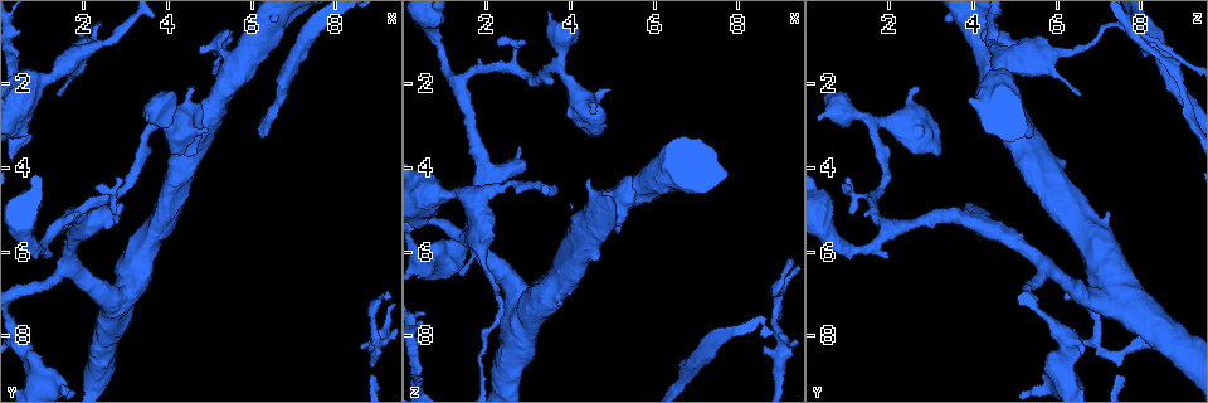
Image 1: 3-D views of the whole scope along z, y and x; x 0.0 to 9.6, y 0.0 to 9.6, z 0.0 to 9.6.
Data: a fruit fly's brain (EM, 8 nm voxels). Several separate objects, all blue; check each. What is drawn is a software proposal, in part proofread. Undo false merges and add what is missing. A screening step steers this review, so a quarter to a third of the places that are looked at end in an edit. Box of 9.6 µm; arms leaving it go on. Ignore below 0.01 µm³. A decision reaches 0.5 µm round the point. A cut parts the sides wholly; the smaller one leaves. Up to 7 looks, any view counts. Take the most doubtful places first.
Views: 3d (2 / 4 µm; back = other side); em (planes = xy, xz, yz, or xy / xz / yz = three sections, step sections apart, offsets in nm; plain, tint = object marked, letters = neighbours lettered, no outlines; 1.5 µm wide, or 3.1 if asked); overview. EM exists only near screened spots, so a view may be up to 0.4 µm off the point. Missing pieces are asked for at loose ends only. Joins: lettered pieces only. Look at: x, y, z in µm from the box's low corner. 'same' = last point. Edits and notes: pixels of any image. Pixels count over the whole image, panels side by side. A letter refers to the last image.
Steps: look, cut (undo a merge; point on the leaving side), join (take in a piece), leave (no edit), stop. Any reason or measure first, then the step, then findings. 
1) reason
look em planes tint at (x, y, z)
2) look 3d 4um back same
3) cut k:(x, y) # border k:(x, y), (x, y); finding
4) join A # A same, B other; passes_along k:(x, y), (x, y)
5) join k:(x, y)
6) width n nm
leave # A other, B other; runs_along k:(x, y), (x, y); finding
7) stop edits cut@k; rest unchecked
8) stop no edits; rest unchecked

stops while still wide
look 3d 4um back at (2.75, 5.30, 3.55)

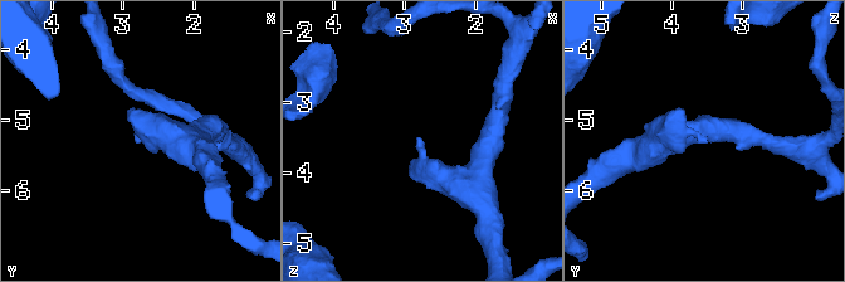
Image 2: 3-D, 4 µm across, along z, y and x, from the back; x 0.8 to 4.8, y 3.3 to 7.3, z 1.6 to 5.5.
look em planes letters at (2.80, 5.25, 3.50)

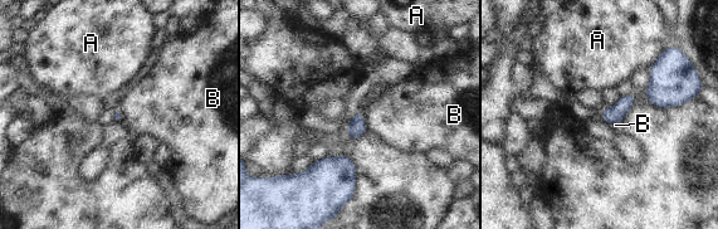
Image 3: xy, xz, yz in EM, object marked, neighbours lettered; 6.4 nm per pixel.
leave # A other, B other; border 3:(361, 112), (367, 131); no lettered piece goes on from it

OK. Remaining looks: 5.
two arms in line, one across
look em xz step 8 tint at (2.60, 4.65, 1.60)

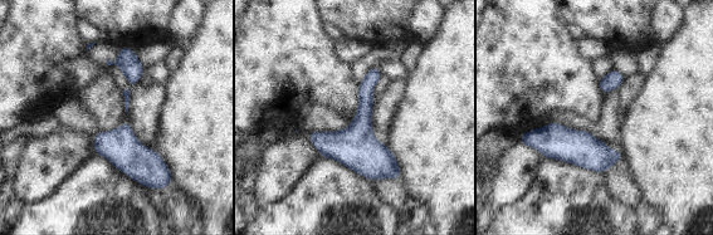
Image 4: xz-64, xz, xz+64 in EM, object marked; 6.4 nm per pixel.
another direction
look em planes letters same

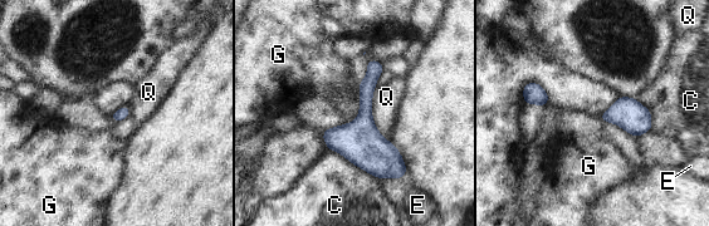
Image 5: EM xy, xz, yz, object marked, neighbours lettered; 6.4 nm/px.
leave # C other, E other, G other, Q other; border 5:(329, 150), (338, 151), (379, 178); continuous, no second neuron

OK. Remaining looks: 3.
abrupt turn
look em planes letters at (2.30, 0.55, 7.40)

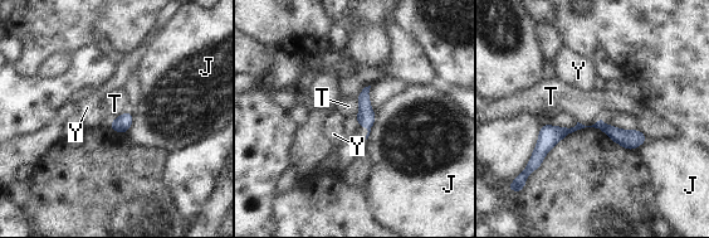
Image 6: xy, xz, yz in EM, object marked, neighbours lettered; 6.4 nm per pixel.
longest_contact J 190 nm
cut 6:(630, 140) # J other, T other, Y other; border 6:(606, 125), (604, 130); two neurons meet here

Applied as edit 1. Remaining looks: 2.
stop edits cut@6; rest unchecked

